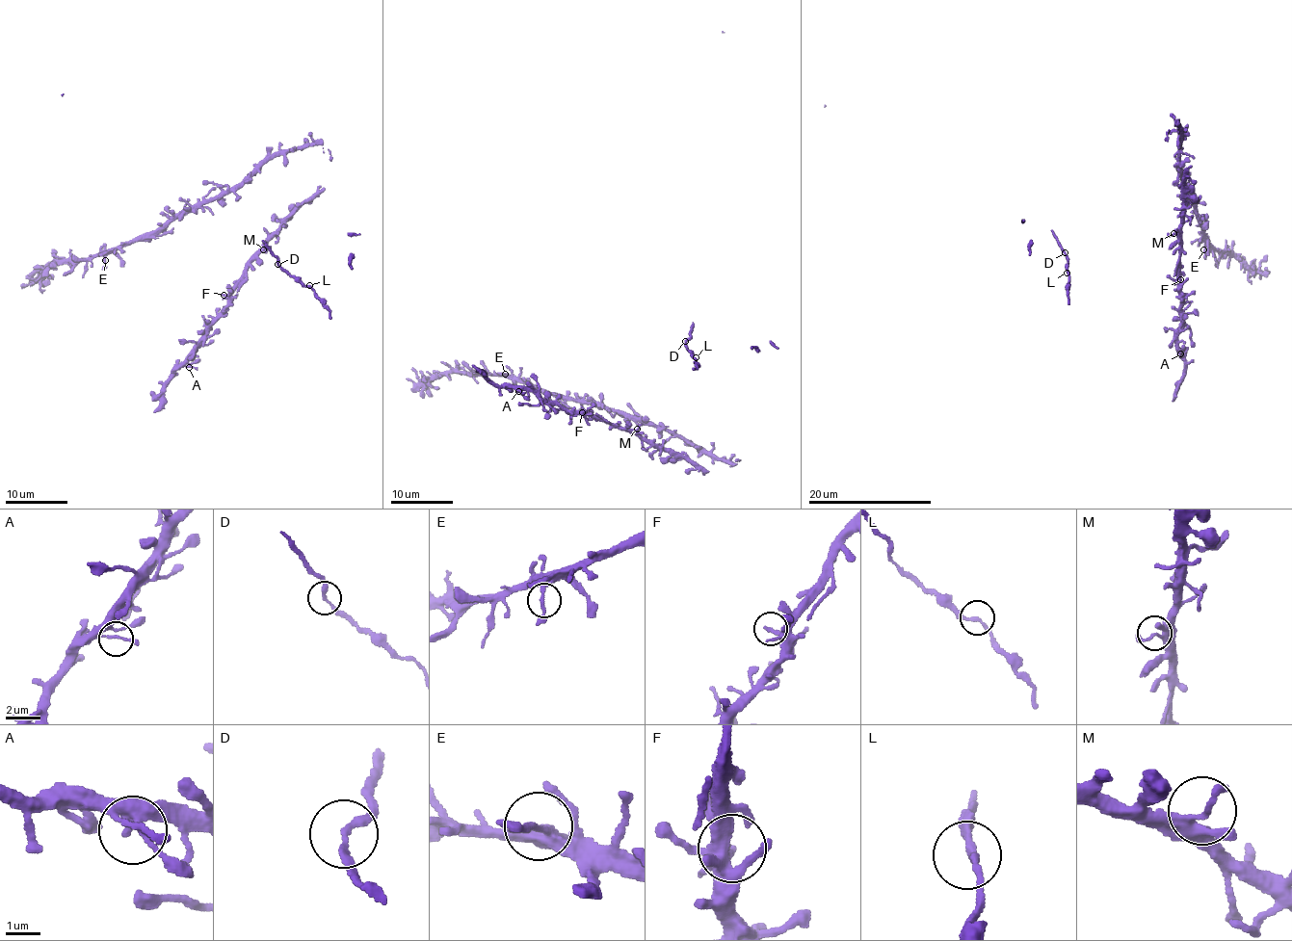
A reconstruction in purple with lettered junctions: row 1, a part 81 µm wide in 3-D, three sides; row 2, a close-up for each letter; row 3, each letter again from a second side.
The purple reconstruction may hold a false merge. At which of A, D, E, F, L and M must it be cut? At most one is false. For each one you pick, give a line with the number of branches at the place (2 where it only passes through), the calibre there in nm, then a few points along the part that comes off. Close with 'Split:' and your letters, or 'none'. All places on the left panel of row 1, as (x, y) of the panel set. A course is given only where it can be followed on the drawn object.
Split: none

